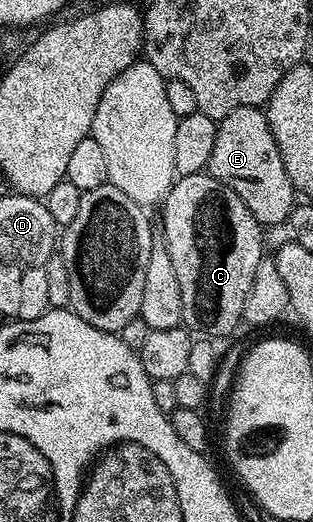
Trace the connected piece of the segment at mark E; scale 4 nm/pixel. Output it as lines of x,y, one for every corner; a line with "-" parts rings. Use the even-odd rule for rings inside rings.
258,106
235,107
231,115
221,120
217,126
215,147
211,150
207,172
210,177
219,179
219,183
231,187
231,191
235,191
239,199
243,199
253,218
263,227
284,226
293,214
293,183
288,178
266,114

